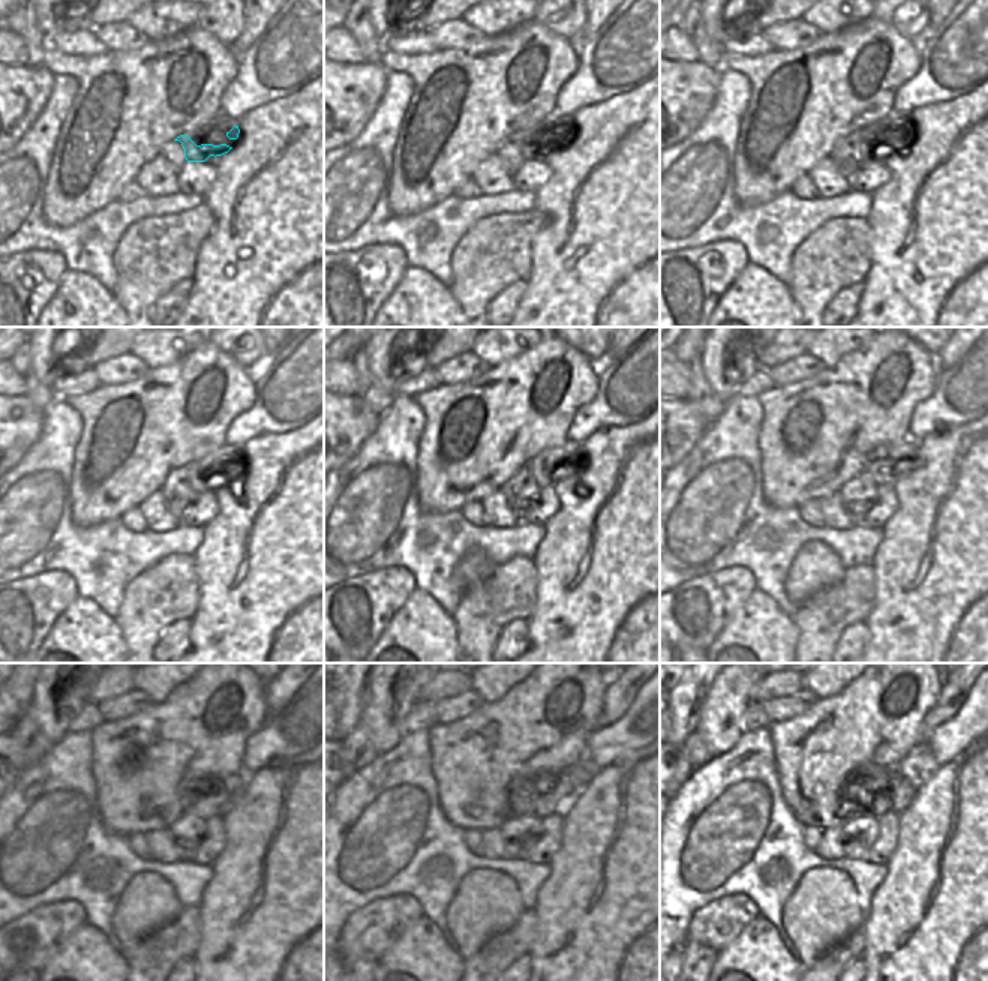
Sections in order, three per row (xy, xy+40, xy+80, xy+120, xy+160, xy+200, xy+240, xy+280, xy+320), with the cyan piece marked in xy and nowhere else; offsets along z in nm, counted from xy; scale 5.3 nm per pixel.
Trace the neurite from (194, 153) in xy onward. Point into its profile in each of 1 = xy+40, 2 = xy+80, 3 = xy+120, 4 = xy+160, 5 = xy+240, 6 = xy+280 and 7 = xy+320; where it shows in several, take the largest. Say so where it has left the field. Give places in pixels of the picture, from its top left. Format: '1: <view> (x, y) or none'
1: xy+40 (529, 152)
2: xy+80 (885, 131)
3: xy+120 (212, 467)
4: xy+160 (561, 465)
5: xy+240 (201, 807)
6: xy+280 (541, 809)
7: xy+320 (879, 804)

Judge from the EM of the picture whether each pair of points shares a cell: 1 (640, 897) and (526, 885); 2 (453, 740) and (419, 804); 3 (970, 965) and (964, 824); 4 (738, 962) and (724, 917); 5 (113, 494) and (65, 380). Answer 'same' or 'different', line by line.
1: different
2: different
3: same
4: different
5: different

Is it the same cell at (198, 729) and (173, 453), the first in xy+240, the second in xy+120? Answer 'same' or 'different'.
same

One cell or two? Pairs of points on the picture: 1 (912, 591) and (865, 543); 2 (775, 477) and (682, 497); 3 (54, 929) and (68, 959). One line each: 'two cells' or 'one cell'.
1: two cells
2: two cells
3: two cells

